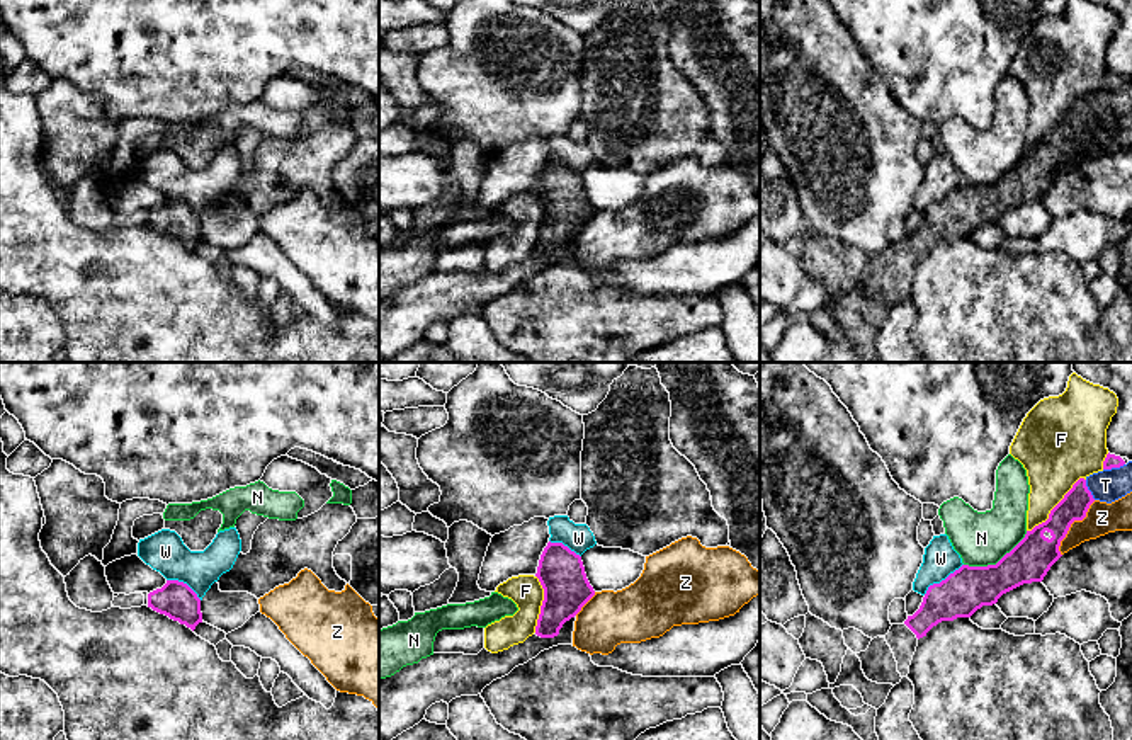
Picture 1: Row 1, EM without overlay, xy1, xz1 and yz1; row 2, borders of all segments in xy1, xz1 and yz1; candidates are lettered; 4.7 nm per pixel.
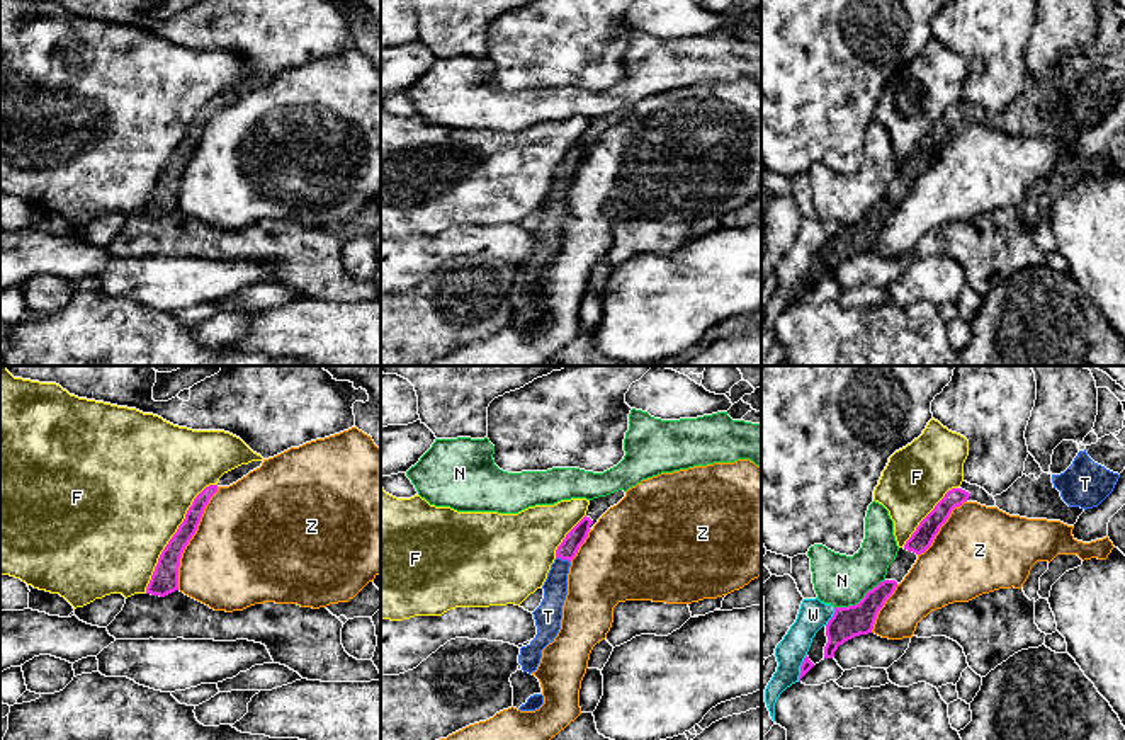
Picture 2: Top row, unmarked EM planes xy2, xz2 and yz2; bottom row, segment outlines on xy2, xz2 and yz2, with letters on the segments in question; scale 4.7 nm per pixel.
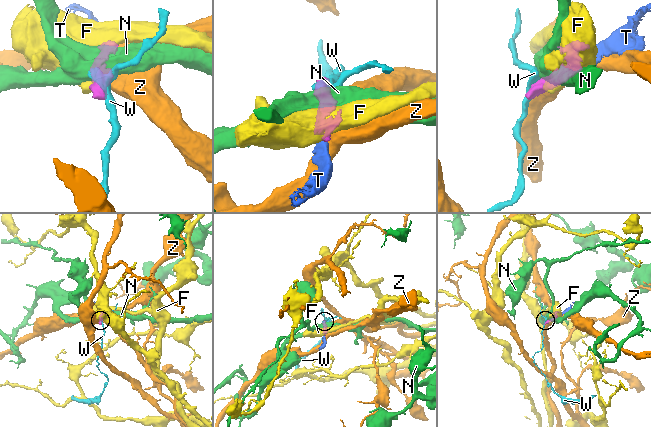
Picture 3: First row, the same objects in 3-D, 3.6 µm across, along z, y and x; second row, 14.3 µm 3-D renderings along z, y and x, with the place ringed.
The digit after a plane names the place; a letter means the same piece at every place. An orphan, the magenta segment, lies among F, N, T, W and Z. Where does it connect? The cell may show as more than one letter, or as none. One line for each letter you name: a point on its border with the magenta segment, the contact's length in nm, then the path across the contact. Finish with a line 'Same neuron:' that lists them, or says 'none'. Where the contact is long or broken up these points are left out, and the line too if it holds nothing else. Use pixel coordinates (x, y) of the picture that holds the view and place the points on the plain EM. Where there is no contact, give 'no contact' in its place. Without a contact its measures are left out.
T: meets magenta in yz1 at (1114, 85); contact 110 nm long; runs through yz1 (1110, 80), (1114, 85), (1114, 99), (1109, 104)
Same neuron: T

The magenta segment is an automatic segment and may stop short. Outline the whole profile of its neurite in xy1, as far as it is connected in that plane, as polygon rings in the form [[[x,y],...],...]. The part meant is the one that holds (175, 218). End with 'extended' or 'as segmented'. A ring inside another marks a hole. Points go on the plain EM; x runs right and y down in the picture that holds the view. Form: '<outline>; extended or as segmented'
[[[167,199],[161,208],[150,211],[148,226],[185,243],[192,250],[202,242],[201,218],[187,202],[178,199]]]; as segmented

